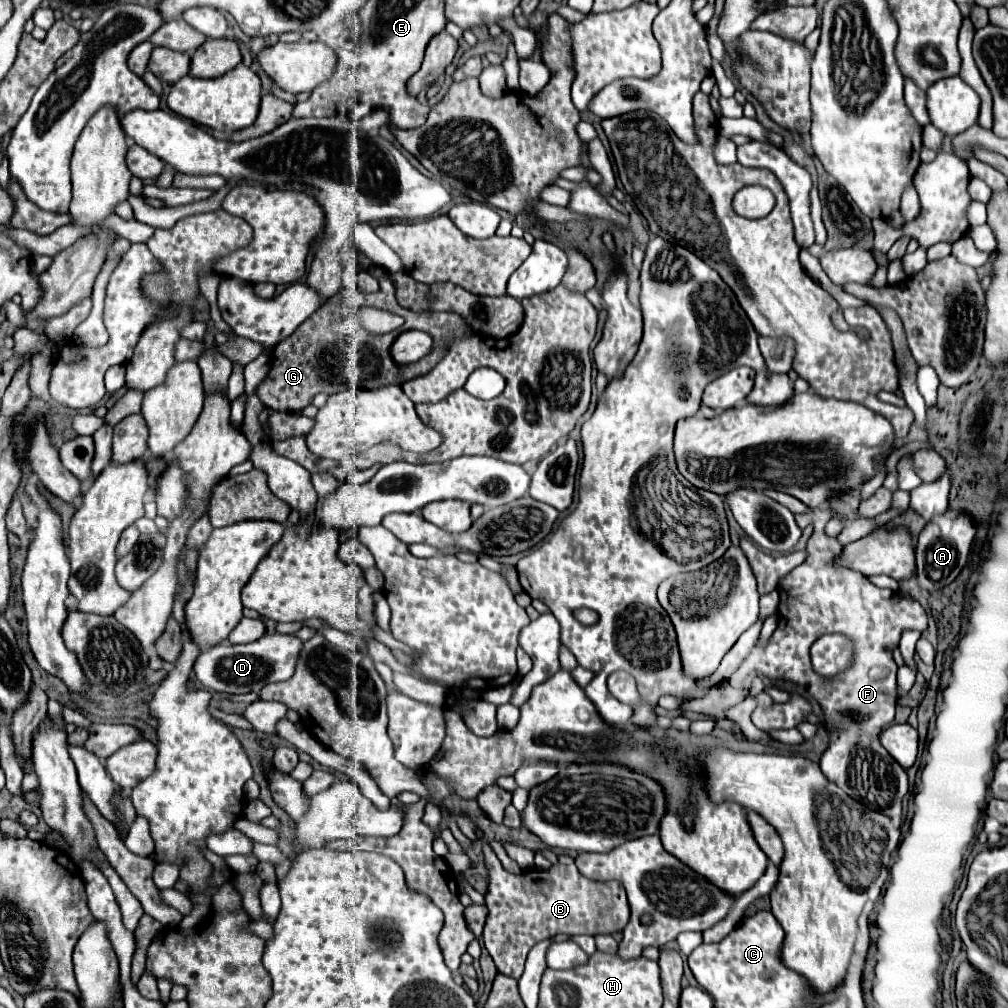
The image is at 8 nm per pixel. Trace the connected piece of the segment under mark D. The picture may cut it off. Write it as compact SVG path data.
M271 634L263 636L251 644L229 644L221 642L217 646L211 646L199 654L195 660L195 676L197 680L211 692L221 694L247 694L247 692L259 692L263 686L273 682L283 682L293 676L295 660L301 652L303 642L295 636L285 634Z

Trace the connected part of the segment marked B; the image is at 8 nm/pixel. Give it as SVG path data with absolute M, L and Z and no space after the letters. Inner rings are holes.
M489 846L483 848L485 852L485 866L487 866L487 894L485 894L485 904L489 908L489 916L483 929L483 940L487 952L491 954L497 972L511 976L511 978L521 978L523 974L523 964L527 958L527 952L541 940L547 940L557 934L613 934L621 932L629 920L629 902L625 896L625 888L621 882L595 882L587 880L585 876L579 874L579 870L573 866L565 864L553 864L549 870L525 870L523 874L511 874L507 872L499 858L493 854Z

